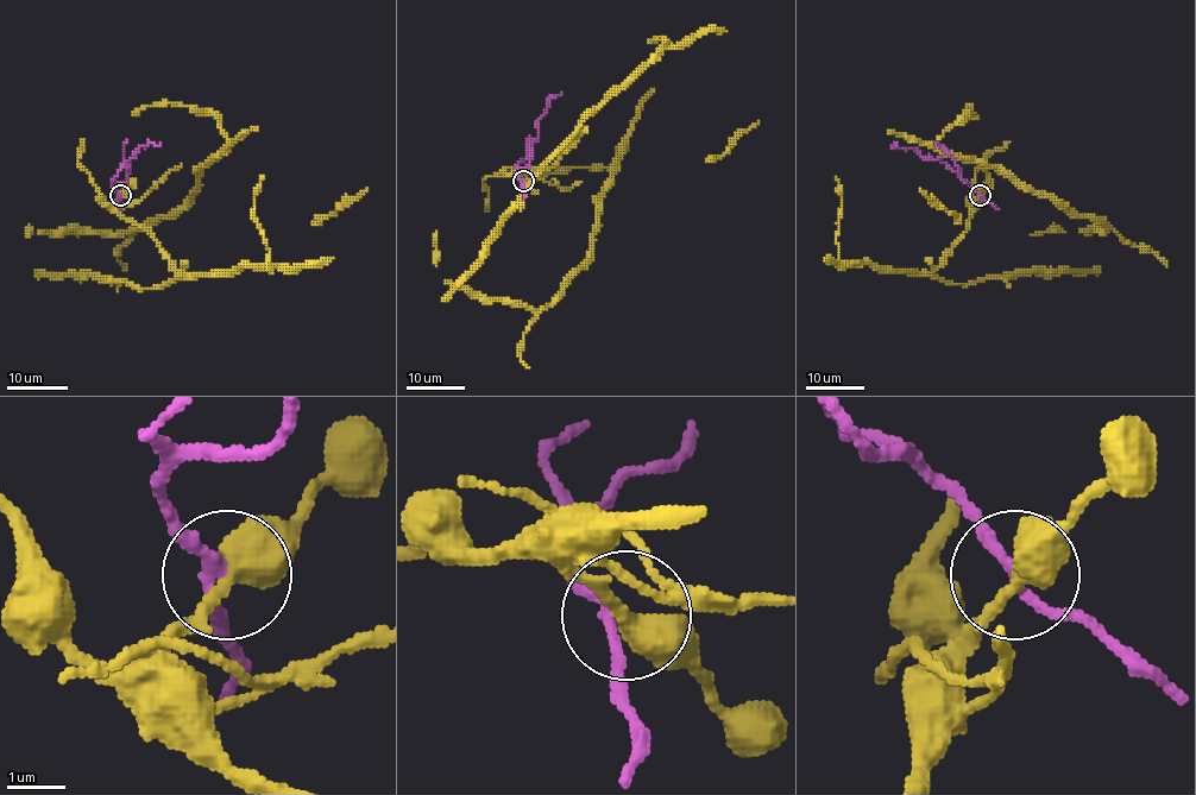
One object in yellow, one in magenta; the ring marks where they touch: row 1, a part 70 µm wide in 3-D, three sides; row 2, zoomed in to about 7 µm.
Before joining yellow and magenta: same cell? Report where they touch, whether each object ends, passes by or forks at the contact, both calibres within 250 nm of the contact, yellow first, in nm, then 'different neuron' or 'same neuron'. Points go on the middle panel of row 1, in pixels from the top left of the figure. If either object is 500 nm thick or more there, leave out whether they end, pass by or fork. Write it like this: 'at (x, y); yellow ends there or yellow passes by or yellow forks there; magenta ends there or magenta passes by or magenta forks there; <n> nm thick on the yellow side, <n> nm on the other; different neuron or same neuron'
at (523, 181); yellow passes by; magenta passes by; 420 nm thick on the yellow side, 170 nm on the other; different neuron

